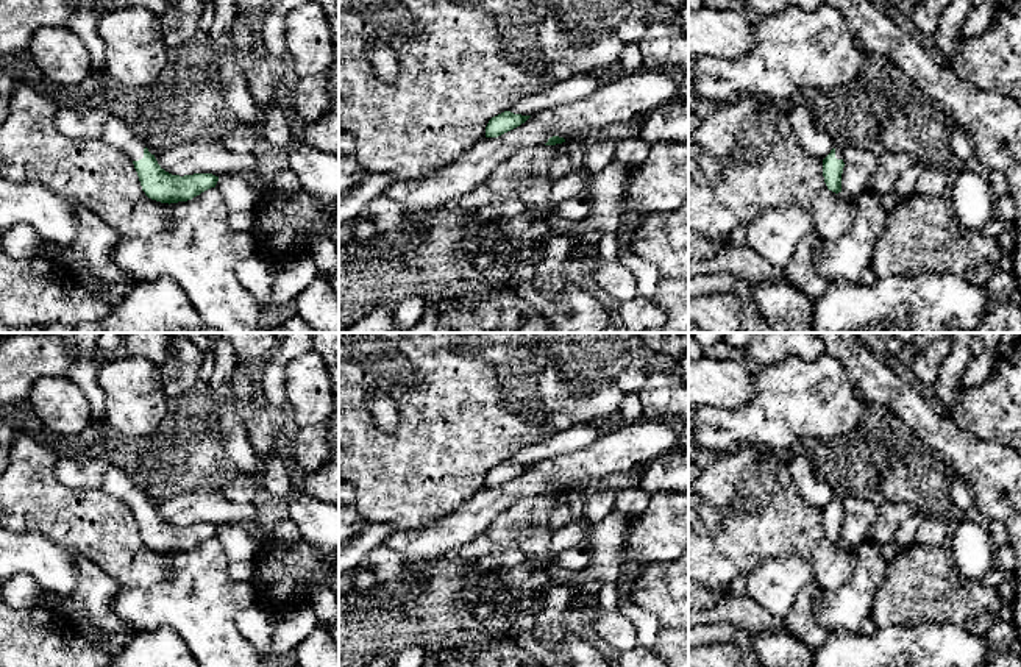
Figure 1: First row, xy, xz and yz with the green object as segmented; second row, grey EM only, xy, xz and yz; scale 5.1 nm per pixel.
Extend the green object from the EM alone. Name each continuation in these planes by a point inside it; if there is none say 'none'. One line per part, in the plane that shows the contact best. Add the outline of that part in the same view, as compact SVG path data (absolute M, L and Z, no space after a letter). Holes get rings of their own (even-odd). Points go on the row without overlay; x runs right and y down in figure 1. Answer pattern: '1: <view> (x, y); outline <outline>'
1: xy (96, 474); outline M59 458L56 480L70 489L95 489L125 501L133 511L144 508L145 494L117 465L98 458Z

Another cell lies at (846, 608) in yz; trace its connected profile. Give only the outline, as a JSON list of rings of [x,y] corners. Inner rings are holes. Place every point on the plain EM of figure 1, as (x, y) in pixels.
[[[870,540],[854,550],[854,572],[838,589],[820,590],[812,611],[829,633],[860,633],[873,612],[873,600],[885,580],[888,562],[879,544]]]

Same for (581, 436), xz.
[[[581,423],[539,444],[520,448],[509,461],[521,465],[534,465],[540,461],[568,455],[589,447],[601,431],[601,425]]]

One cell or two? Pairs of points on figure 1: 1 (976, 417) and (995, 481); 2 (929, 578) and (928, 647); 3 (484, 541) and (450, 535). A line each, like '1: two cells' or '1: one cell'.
1: two cells
2: two cells
3: two cells

